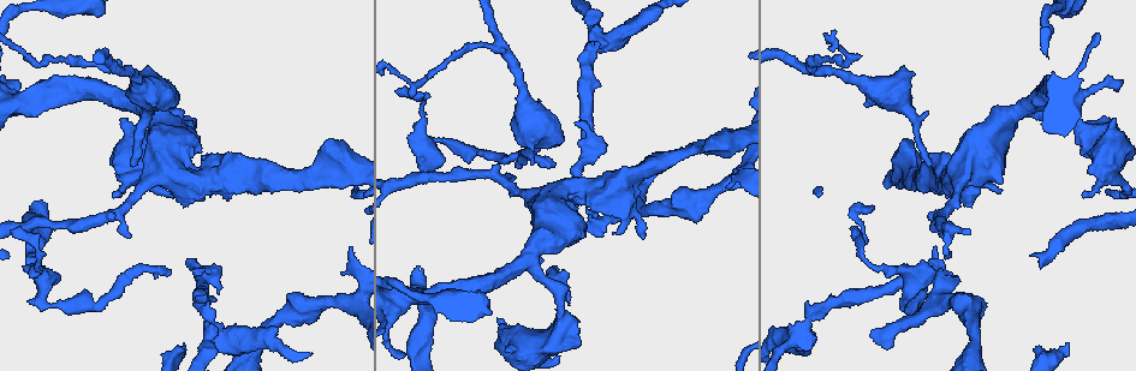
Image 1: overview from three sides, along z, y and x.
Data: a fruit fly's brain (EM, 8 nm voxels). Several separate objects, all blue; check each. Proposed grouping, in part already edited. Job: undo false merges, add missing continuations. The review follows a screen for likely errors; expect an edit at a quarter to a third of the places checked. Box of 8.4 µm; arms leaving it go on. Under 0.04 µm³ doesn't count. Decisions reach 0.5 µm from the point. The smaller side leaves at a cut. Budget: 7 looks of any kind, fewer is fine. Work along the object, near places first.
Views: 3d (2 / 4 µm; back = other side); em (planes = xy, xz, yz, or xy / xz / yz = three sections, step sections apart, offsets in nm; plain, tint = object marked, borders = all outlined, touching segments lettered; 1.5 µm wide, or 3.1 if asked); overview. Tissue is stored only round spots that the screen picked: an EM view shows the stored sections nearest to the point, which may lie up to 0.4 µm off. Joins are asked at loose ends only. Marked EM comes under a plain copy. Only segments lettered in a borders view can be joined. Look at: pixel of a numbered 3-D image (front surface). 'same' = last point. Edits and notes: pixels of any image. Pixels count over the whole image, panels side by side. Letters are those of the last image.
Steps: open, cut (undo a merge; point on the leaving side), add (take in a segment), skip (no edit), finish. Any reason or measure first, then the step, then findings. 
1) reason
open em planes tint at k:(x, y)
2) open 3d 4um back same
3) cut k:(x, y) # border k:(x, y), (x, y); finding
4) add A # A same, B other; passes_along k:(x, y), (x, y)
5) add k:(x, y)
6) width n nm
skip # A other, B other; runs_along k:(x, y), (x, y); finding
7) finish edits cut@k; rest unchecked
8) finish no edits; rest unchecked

branch stops here
open 3d 2um at 1:(1032, 254)

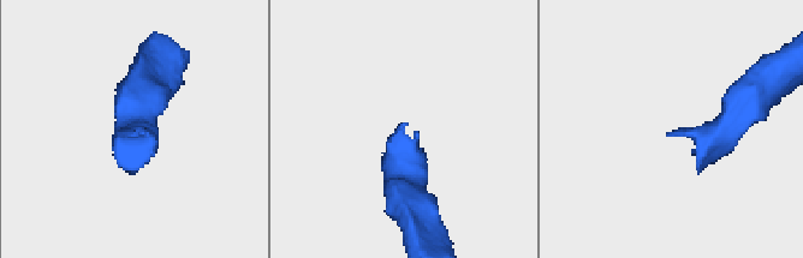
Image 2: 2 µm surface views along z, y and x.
open em planes tint at 2:(405, 125)

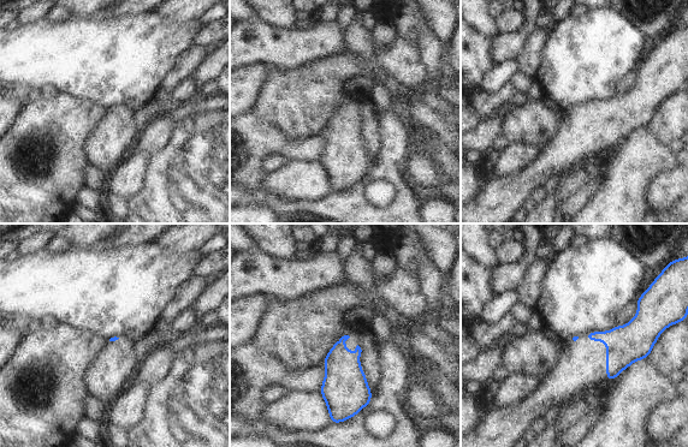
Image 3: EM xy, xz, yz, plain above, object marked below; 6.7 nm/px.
what lies round it
open em planes borders same

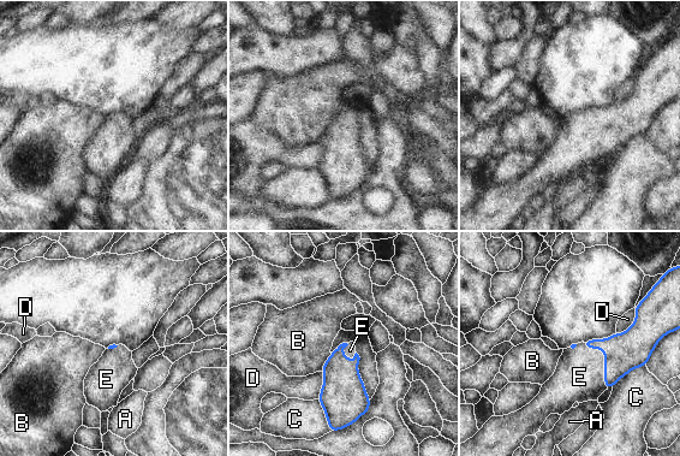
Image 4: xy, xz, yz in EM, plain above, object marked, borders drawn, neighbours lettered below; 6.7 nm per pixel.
add E # A other, B other, C other, D other, E same; passes_along 4:(631, 349), (604, 359), (579, 377); it goes on there

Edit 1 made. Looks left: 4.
open overview

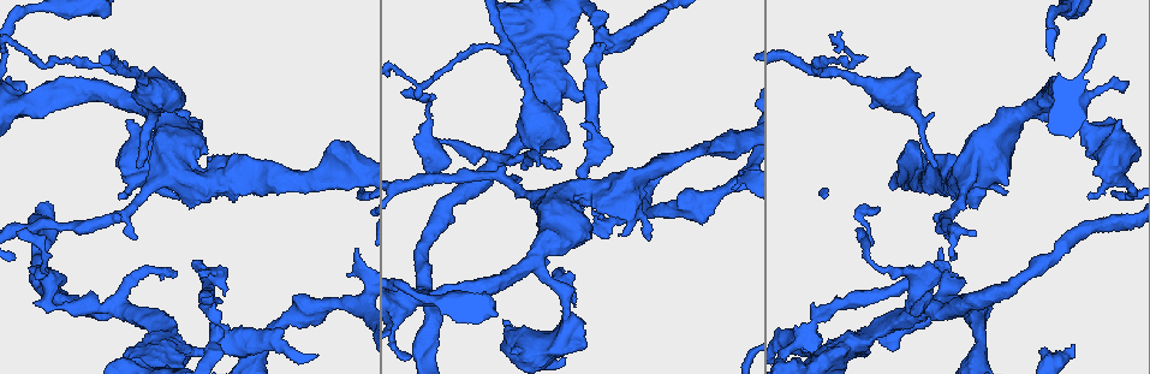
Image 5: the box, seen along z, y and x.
thick end
open 3d 4um at 5:(511, 352)

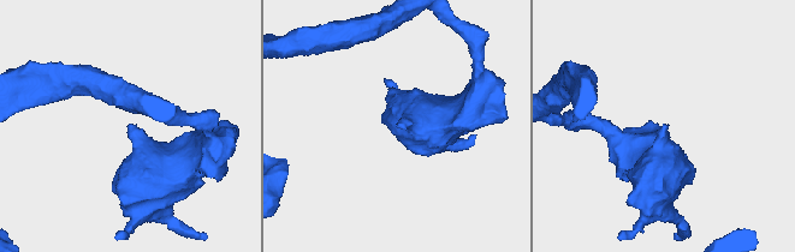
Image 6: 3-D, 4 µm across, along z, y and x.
shape alone is not enough
open em xy step 8 borders at 6:(127, 128)

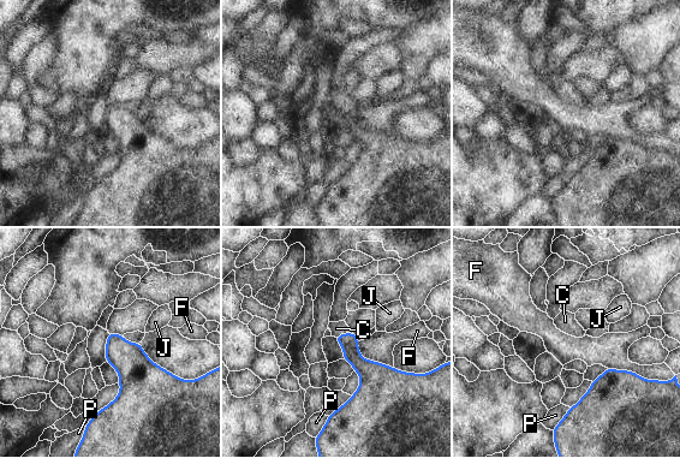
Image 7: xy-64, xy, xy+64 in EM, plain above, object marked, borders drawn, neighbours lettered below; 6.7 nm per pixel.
open em xz step 4 borders same

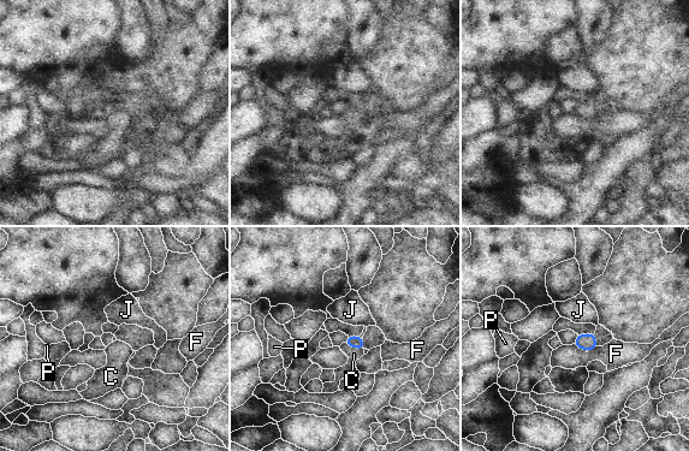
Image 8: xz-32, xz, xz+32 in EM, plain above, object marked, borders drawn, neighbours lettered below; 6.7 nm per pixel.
add C # C same, F other, J other, P other; passes_along 8:(356, 342), (354, 346), (354, 354); the neuron continues

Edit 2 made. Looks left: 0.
finish edits add@4, add@8; rest unchecked

